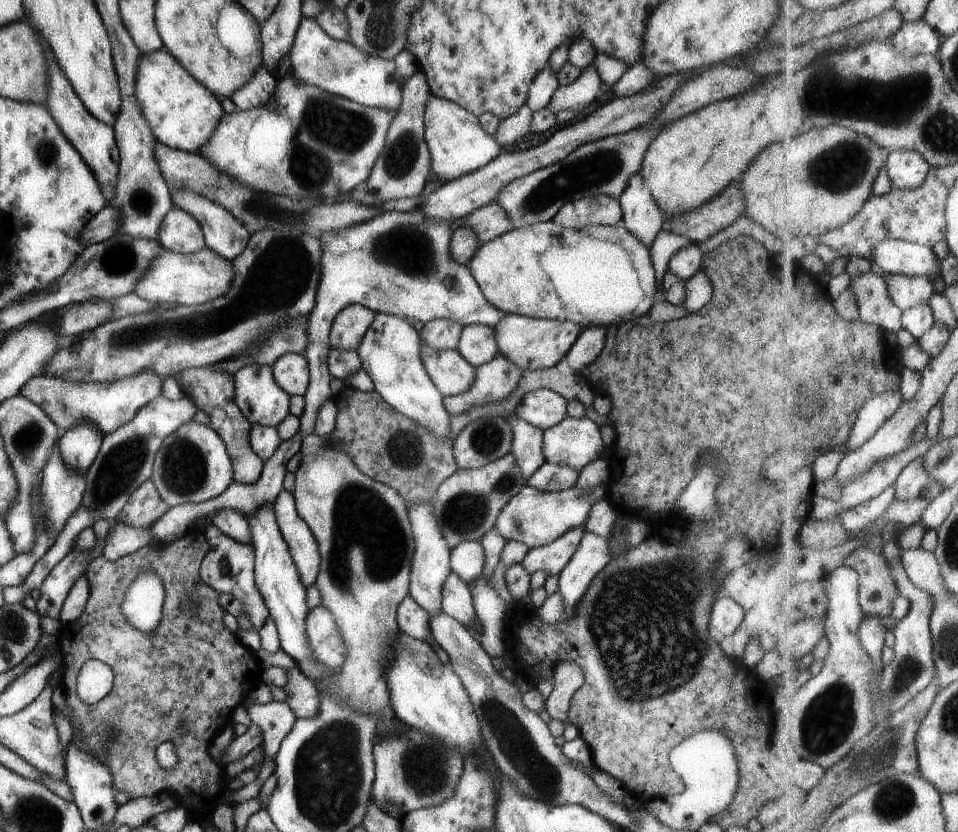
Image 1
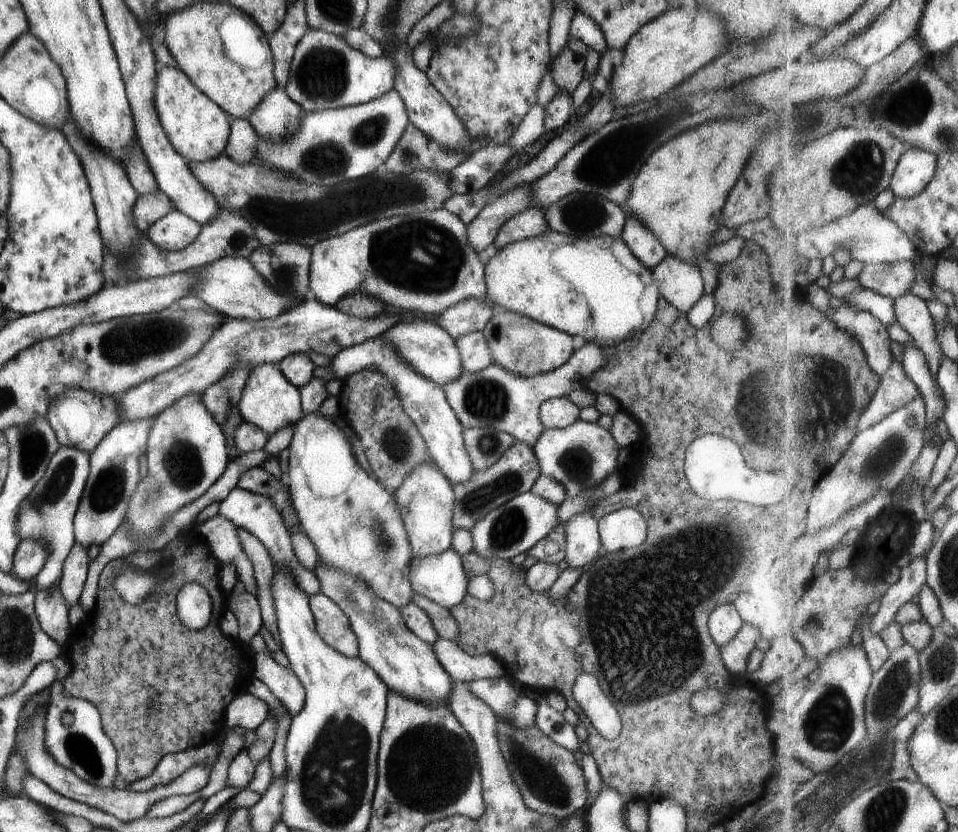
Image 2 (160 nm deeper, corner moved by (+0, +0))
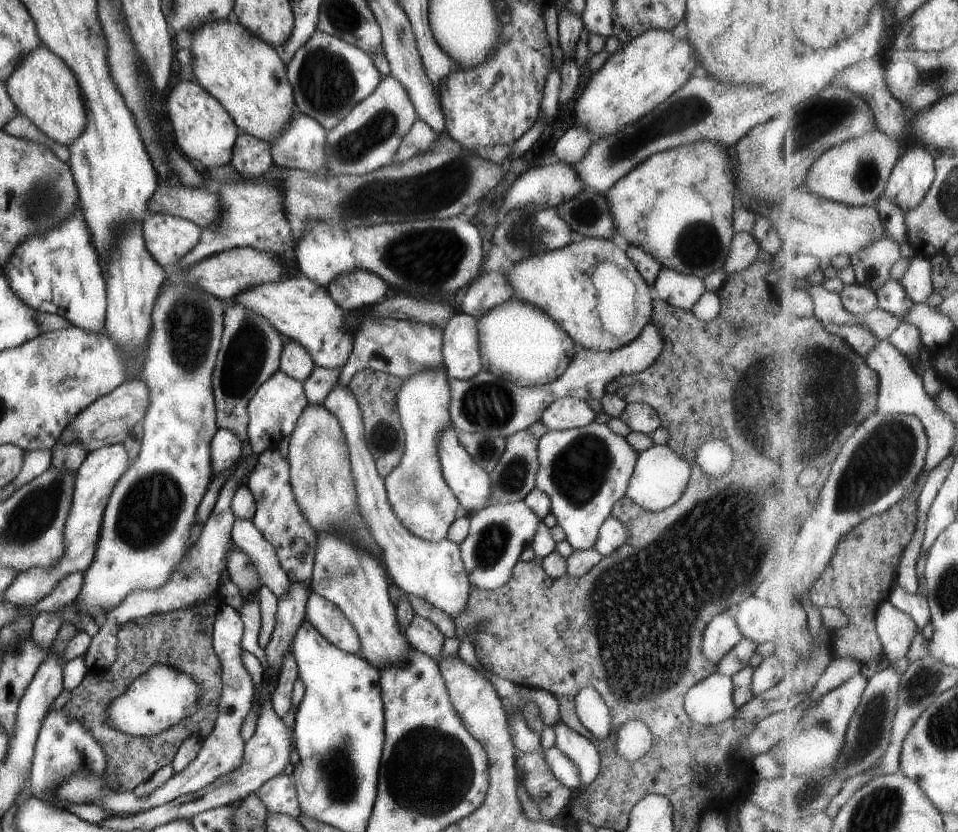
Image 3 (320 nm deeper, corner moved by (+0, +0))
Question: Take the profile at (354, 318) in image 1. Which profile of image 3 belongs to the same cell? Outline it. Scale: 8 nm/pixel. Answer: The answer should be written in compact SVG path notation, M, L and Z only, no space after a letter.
M357 268L341 273L326 284L333 302L347 313L381 301L388 288L377 274Z

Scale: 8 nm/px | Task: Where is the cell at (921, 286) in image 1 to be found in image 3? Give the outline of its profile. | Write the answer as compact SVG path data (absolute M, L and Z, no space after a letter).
M888 237L873 242L863 248L859 254L849 258L856 275L856 282L868 286L871 290L879 290L883 284L893 281L895 266L902 258L900 244Z

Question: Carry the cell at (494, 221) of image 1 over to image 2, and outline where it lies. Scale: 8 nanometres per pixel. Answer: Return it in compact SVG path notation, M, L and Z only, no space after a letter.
M529 208L521 210L509 218L505 218L505 222L501 222L497 235L493 238L493 246L497 249L513 244L517 240L529 238L529 236L541 236L547 228L544 212Z

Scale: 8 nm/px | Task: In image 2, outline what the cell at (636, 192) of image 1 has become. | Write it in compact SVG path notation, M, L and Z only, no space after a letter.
M625 214L620 240L629 246L631 254L647 269L653 269L666 256L663 244L637 218L631 218L629 214Z

